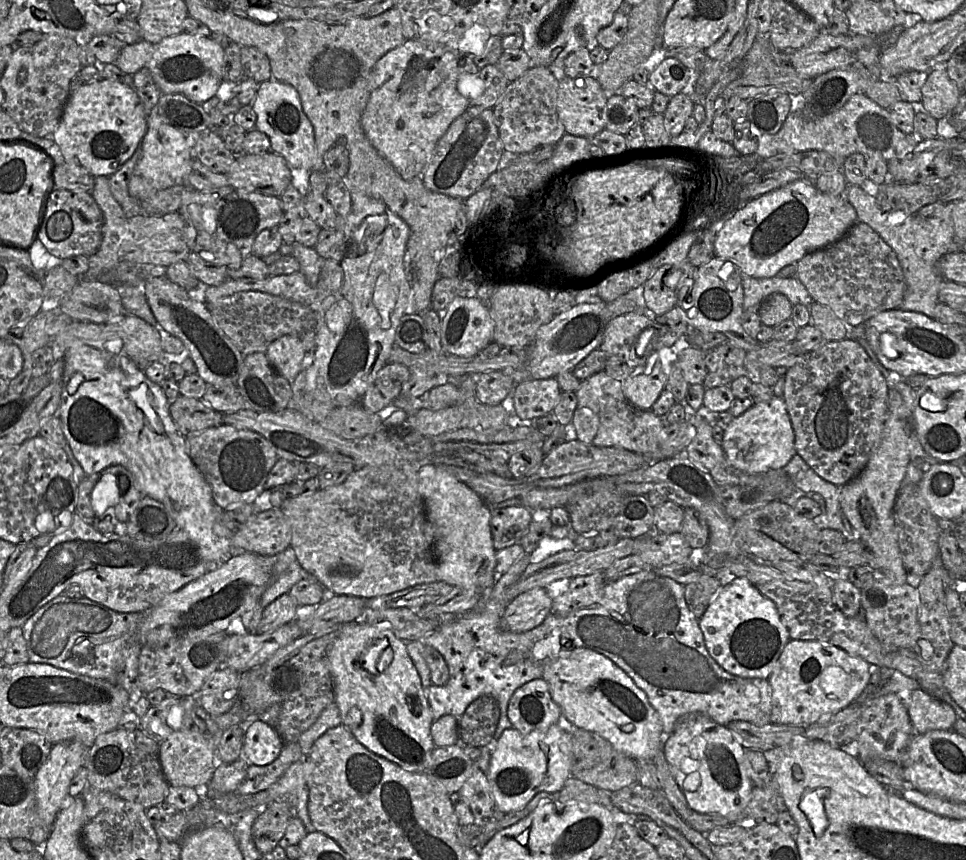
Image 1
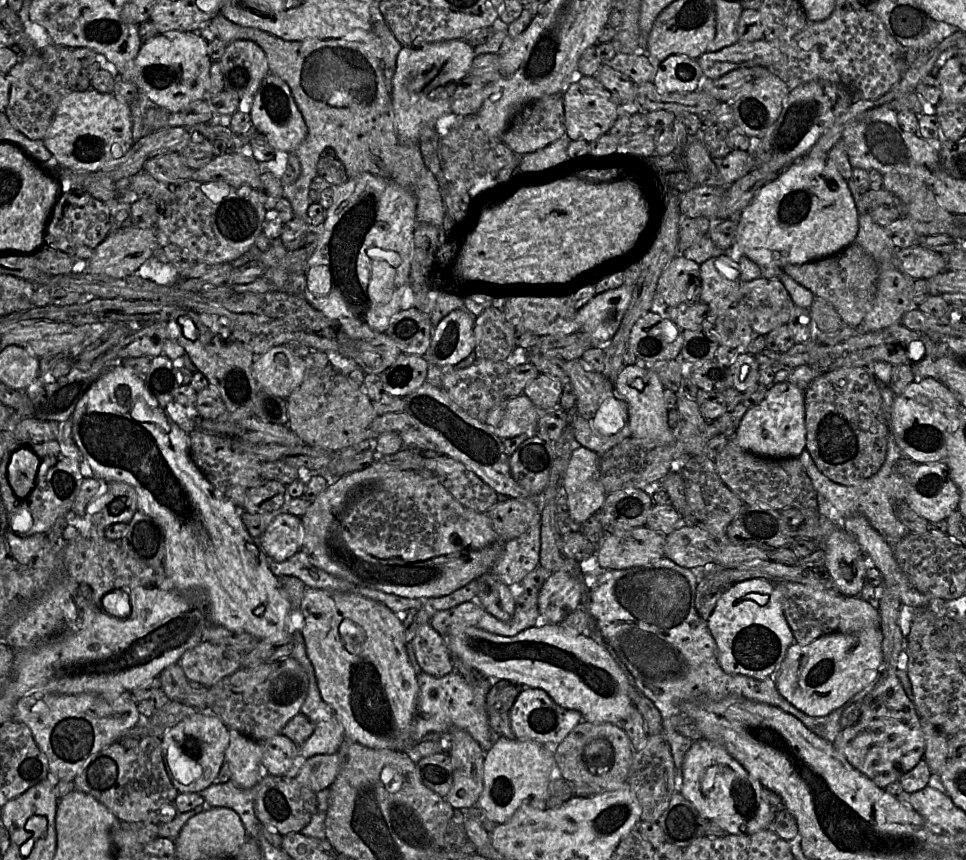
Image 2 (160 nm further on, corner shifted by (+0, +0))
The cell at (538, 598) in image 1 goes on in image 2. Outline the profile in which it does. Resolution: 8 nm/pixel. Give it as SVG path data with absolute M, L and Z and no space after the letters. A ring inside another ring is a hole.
M565 571L552 573L538 594L540 618L548 624L560 624L583 603L583 594L581 576L574 576Z

